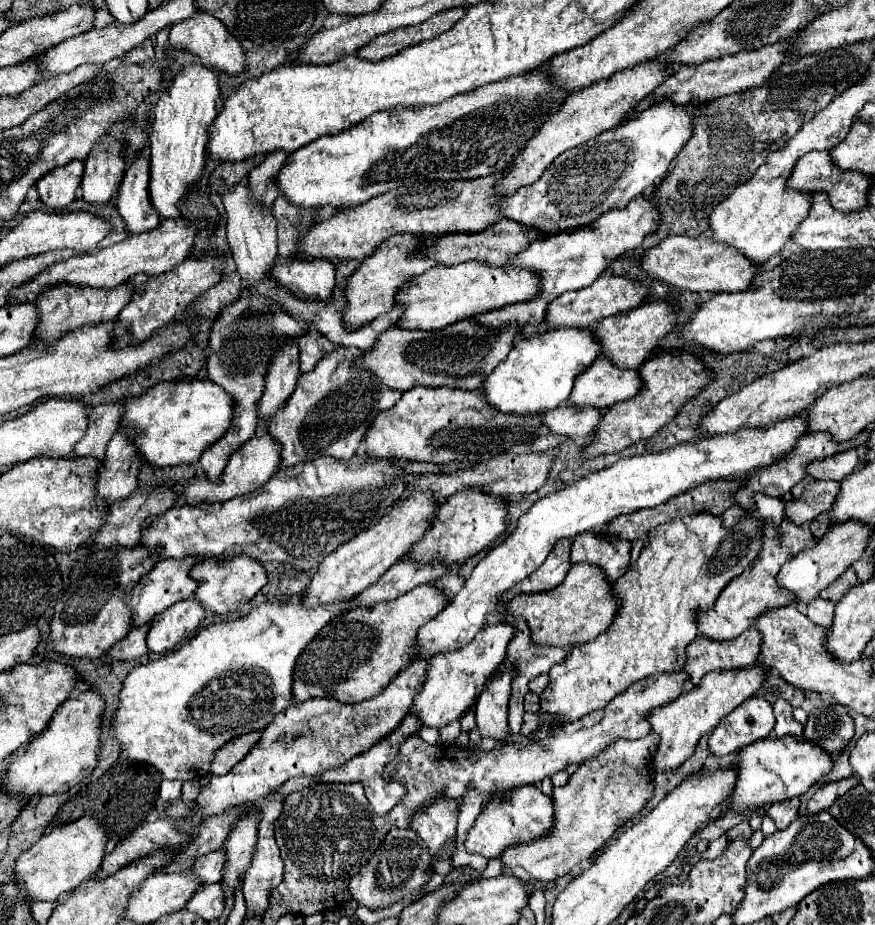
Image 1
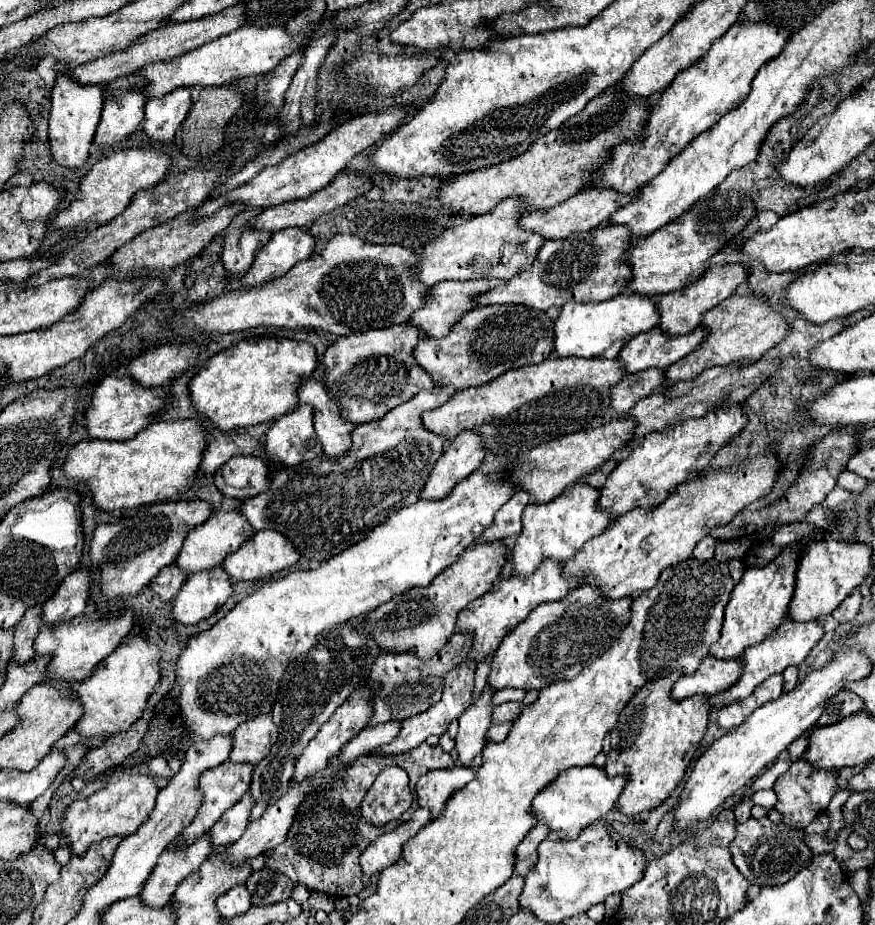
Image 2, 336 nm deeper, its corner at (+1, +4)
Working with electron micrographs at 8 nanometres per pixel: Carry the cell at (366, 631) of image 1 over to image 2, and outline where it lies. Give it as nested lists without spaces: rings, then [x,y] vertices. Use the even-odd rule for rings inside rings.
[[[478,542],[470,546],[458,564],[446,568],[440,576],[436,576],[424,588],[412,588],[404,594],[394,596],[390,602],[382,604],[362,624],[360,634],[370,634],[382,650],[392,652],[406,652],[414,650],[418,658],[426,660],[436,656],[446,640],[456,632],[456,618],[468,602],[480,598],[484,592],[490,590],[494,578],[502,572],[502,566],[508,560],[506,546],[502,542]]]

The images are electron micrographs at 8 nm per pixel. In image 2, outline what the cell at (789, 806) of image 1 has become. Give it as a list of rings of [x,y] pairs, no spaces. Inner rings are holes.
[[[802,758],[792,762],[788,772],[778,776],[778,780],[774,784],[774,792],[778,798],[774,808],[784,816],[786,826],[806,828],[814,820],[814,816],[818,816],[820,810],[828,808],[832,796],[838,790],[838,780],[836,780],[838,774],[836,772],[814,772],[814,768],[810,768],[810,764],[806,764]]]

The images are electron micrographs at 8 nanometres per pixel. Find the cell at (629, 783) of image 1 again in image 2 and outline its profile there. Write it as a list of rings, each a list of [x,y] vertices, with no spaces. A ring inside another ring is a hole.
[[[674,672],[644,684],[634,698],[630,698],[630,704],[626,704],[622,716],[618,716],[614,730],[610,730],[610,736],[614,736],[614,746],[604,768],[610,776],[630,776],[630,782],[618,800],[618,808],[628,816],[656,808],[672,794],[684,778],[706,734],[710,714],[710,708],[706,708],[706,696],[698,694],[684,700],[674,700],[670,696],[670,690],[680,676],[682,672]]]

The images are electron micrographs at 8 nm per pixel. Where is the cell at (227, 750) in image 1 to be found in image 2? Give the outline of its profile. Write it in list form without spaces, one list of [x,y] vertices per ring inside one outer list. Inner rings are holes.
[[[254,716],[254,720],[246,720],[242,728],[234,730],[234,748],[230,752],[230,760],[256,766],[262,758],[268,756],[274,740],[276,728],[272,716]]]

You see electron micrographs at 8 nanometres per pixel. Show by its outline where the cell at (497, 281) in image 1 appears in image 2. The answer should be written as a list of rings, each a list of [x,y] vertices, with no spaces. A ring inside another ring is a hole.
[[[610,224],[604,228],[588,230],[588,232],[576,232],[562,240],[546,240],[546,244],[540,248],[530,270],[518,272],[506,284],[480,296],[478,306],[524,304],[534,310],[548,310],[552,306],[560,308],[562,304],[566,304],[570,300],[574,300],[574,302],[602,302],[602,300],[614,298],[626,288],[626,284],[630,284],[630,268],[626,268],[626,264],[622,264],[622,256],[626,256],[626,252],[630,252],[630,248],[632,248],[632,232],[630,232],[630,228],[620,226],[620,224]]]

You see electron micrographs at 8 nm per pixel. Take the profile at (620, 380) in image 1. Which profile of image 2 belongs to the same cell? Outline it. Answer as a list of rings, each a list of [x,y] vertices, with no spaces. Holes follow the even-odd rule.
[[[656,326],[642,336],[634,336],[634,340],[622,348],[618,360],[628,374],[648,368],[668,368],[698,348],[698,344],[702,344],[702,328],[684,336],[666,336],[666,332]]]

